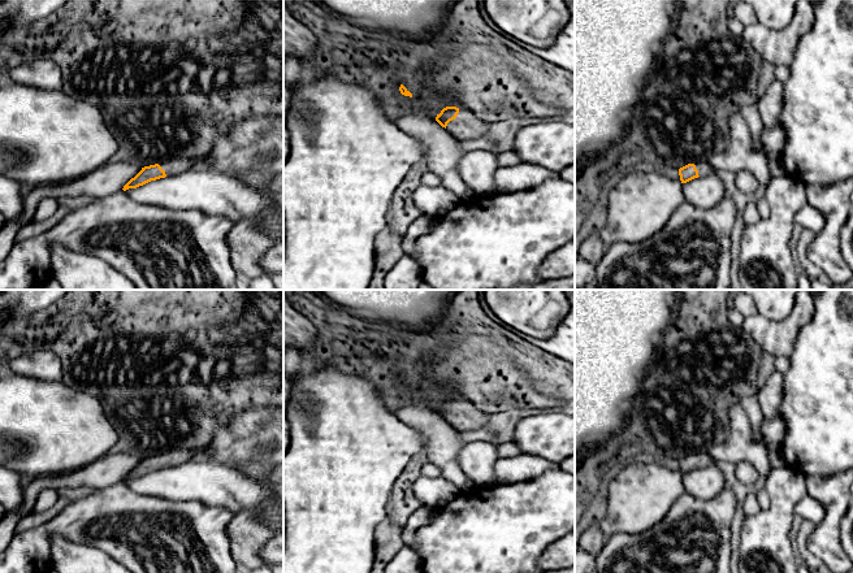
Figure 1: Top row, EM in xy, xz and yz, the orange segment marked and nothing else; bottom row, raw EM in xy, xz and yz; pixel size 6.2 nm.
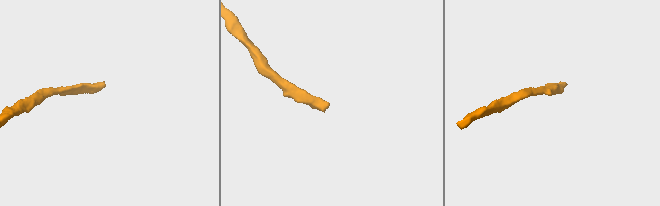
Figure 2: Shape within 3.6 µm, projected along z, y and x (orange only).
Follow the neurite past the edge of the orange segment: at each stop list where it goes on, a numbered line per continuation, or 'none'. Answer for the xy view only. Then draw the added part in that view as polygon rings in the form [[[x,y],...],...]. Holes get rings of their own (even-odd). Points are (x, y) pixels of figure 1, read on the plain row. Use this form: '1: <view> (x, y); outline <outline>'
1: xy (173, 458); outline [[[226,429],[220,439],[217,439],[212,446],[199,448],[199,450],[170,450],[161,455],[161,460],[165,463],[166,468],[177,466],[183,463],[187,463],[194,459],[199,459],[200,456],[208,453],[215,447],[220,446],[222,442],[225,442],[229,438],[229,429]]]

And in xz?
1: xz (467, 416); outline [[[459,398],[456,409],[446,417],[446,421],[459,431],[482,429],[489,420],[489,409],[479,408],[464,398]]]

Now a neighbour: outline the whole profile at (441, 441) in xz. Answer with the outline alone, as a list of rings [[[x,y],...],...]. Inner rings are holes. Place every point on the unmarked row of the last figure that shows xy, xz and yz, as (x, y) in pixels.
[[[393,405],[393,413],[420,433],[428,461],[441,469],[445,479],[454,483],[459,490],[472,483],[458,464],[459,453],[468,444],[462,440],[459,430],[437,412],[424,407]]]

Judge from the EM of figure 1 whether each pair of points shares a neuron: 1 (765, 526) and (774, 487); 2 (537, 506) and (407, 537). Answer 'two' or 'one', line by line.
1: one
2: two

